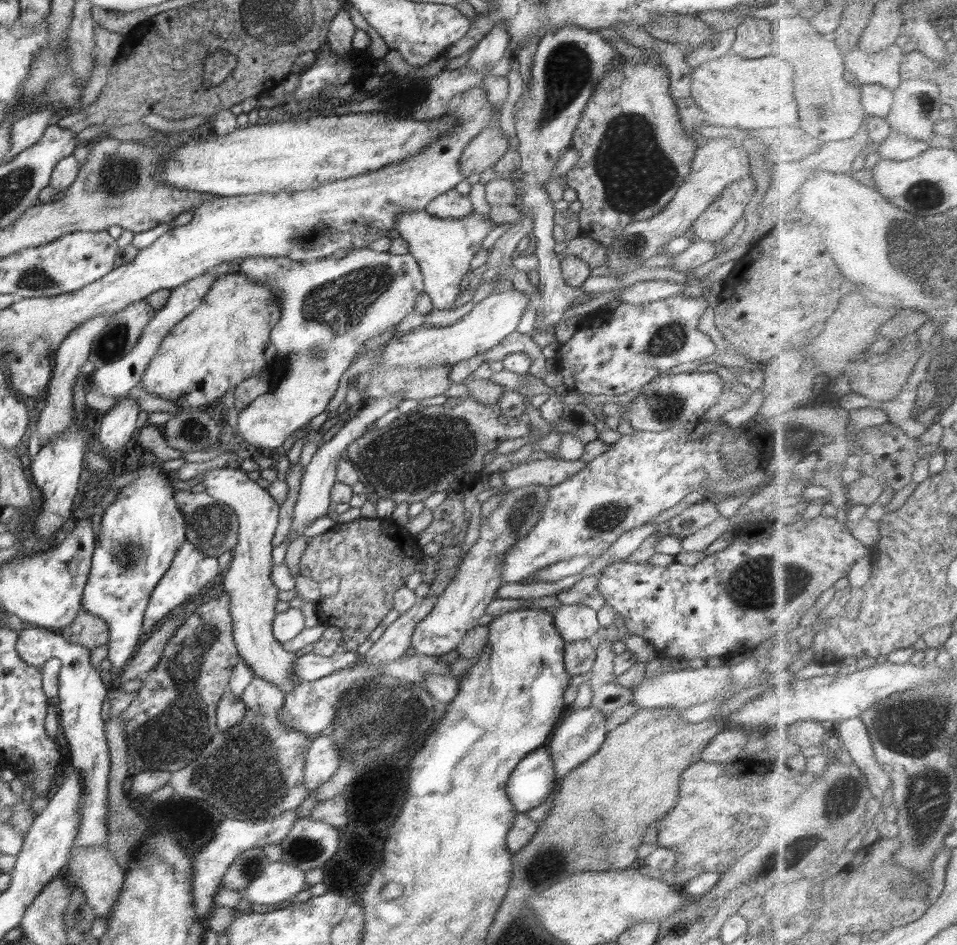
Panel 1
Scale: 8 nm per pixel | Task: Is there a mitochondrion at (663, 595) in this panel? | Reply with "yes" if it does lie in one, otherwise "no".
no

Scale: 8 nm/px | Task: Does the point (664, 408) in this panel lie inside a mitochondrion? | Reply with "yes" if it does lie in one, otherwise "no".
yes

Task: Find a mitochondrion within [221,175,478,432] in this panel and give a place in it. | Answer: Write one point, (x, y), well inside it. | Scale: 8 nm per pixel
(335, 304)

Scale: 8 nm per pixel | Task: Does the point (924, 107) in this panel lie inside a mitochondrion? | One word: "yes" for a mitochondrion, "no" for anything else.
yes

